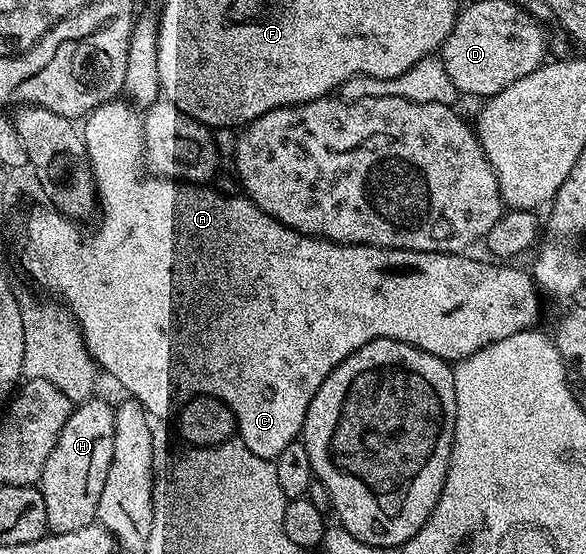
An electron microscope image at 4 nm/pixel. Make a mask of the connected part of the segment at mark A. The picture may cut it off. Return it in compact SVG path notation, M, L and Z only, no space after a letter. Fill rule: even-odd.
M115 99L113 101L106 101L100 107L92 110L89 117L85 118L84 128L81 130L81 134L83 140L86 141L86 158L90 161L91 171L94 172L94 186L98 188L98 209L100 210L100 216L97 218L97 221L99 220L98 226L95 227L94 234L90 237L89 231L85 229L87 226L83 222L73 221L70 217L63 217L53 207L32 210L30 218L26 221L26 238L22 241L22 269L40 288L55 289L59 293L57 296L60 298L61 304L70 310L70 314L78 322L78 326L82 328L82 338L86 344L87 351L90 352L91 359L94 360L95 366L99 370L101 368L107 369L130 392L127 394L145 407L146 412L150 414L151 418L158 419L158 417L166 417L170 412L171 416L179 406L189 401L192 397L200 397L203 395L214 397L218 393L226 393L226 389L230 389L230 385L234 385L234 373L274 373L274 393L298 393L298 425L300 428L303 428L306 412L316 395L316 391L320 391L320 383L324 383L324 379L328 379L330 372L344 359L348 359L348 355L352 355L357 349L364 347L370 341L375 341L381 337L391 337L397 341L408 343L420 351L428 351L428 355L436 355L440 360L447 363L457 363L468 359L476 351L480 351L500 339L508 339L508 335L516 335L525 329L535 328L539 324L537 322L538 312L542 309L543 301L543 298L540 296L540 290L535 285L533 276L527 270L525 273L524 270L517 269L514 263L492 263L496 265L489 265L486 261L473 261L472 258L466 257L470 255L463 255L462 253L417 253L411 249L382 249L379 245L338 245L335 241L326 241L322 237L305 237L302 233L297 233L295 229L290 229L284 223L272 219L272 215L260 211L260 207L256 207L245 196L225 197L224 194L217 193L214 189L206 189L210 187L202 183L171 181L169 177L154 176L153 173L147 170L144 160L144 150L142 148L142 117L140 116L139 110L125 100Z

